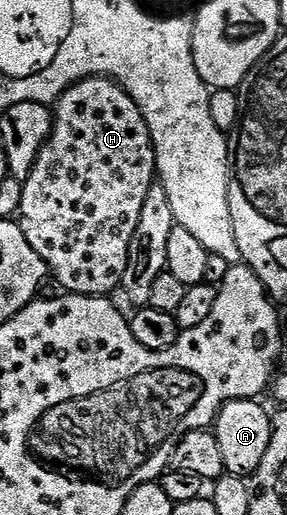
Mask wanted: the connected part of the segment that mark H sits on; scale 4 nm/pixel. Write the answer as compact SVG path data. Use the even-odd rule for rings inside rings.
M89 76L87 80L79 80L76 84L71 84L60 95L59 100L55 101L52 113L52 132L49 133L48 140L40 148L27 178L22 181L24 189L22 190L18 223L22 234L26 234L26 242L30 242L30 246L36 251L38 258L42 258L42 262L46 262L51 279L53 281L56 279L64 287L61 289L65 293L77 296L107 297L112 294L108 292L114 291L115 288L117 291L123 285L126 274L126 254L130 250L130 238L134 238L134 226L138 226L138 214L142 214L142 202L146 202L146 194L154 186L156 179L156 151L152 145L152 135L146 126L146 118L142 114L142 110L138 110L134 98L130 98L130 94L126 94L126 90L120 87L115 80L102 76Z

